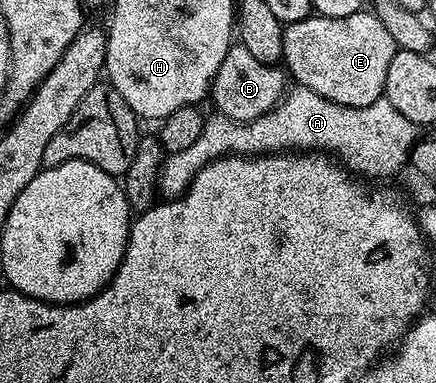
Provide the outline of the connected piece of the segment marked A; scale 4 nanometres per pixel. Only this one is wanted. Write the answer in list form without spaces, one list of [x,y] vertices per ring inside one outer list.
[[[295,86],[291,88],[274,108],[266,115],[250,122],[238,122],[221,113],[211,112],[204,119],[202,131],[192,146],[185,150],[167,154],[161,162],[160,173],[157,177],[157,190],[167,200],[172,200],[188,189],[194,175],[212,161],[229,155],[263,155],[267,152],[285,151],[319,151],[335,155],[343,164],[355,174],[364,177],[388,177],[398,172],[409,162],[412,146],[418,139],[418,127],[401,115],[390,101],[384,96],[365,107],[346,107],[344,104],[334,103],[318,95],[309,88]]]

